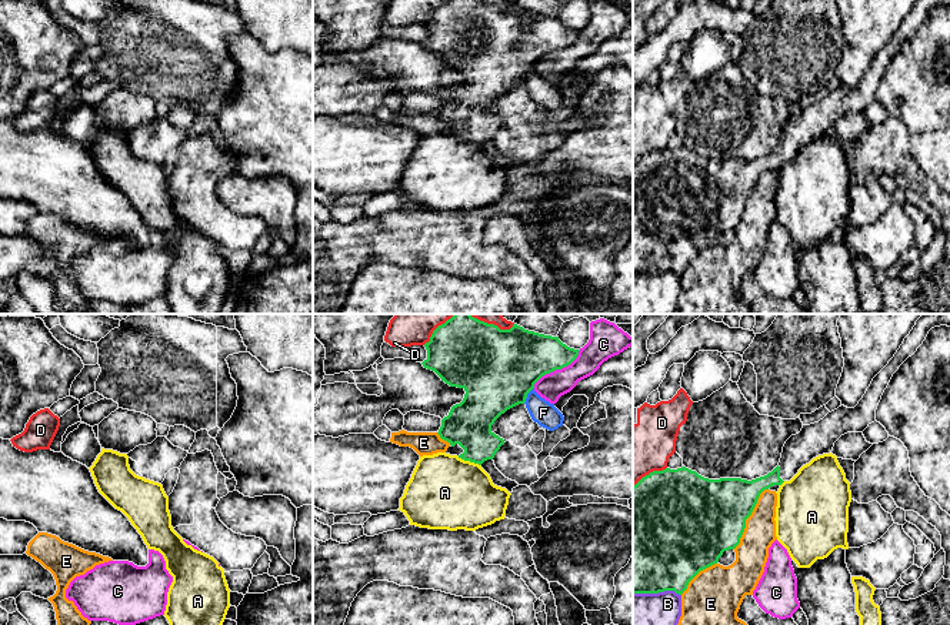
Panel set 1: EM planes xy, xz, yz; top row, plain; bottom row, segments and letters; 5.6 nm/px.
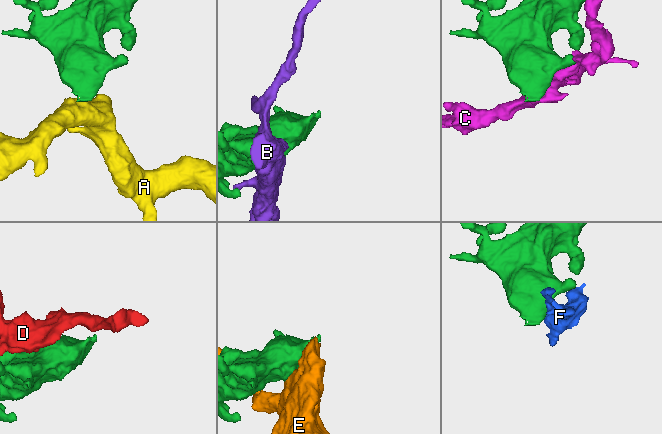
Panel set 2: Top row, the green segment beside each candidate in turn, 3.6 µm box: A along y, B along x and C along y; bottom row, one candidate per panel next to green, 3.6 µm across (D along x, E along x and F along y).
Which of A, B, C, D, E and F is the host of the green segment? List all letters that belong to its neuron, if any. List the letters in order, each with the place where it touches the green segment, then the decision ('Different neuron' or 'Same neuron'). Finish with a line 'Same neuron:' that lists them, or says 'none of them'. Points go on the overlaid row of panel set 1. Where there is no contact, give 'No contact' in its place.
A: Touches green at xz (469, 460). Different neuron
B: Touches green at yz (657, 592). Different neuron
C: Touches green at xz (557, 368). Different neuron
D: Touches green at xz (492, 324). Different neuron
E: Touches green at yz (747, 517). Different neuron
F: Touches green at xz (526, 395). Different neuron
Same neuron: none of them

